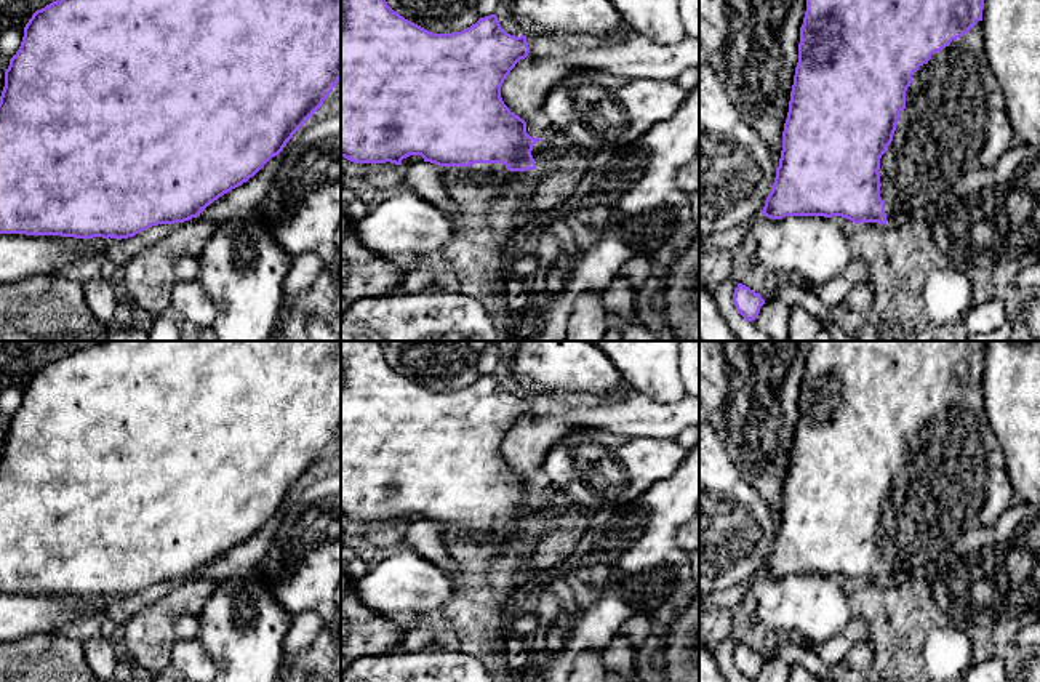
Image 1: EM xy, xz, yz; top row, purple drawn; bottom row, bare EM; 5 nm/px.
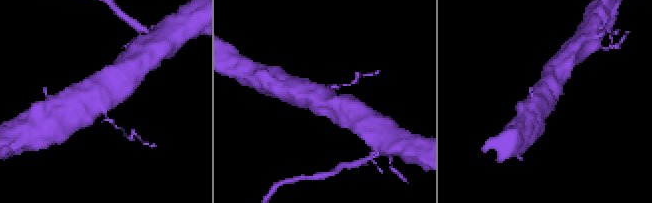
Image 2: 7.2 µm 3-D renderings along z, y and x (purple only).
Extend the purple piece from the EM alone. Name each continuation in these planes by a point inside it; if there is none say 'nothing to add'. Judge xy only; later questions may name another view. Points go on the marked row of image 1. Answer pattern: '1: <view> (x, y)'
nothing to add

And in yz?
1: yz (956, 120)

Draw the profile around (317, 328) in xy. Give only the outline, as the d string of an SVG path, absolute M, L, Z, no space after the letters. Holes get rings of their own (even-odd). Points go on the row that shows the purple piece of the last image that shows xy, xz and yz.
M309 314L304 328L307 341L341 341L341 335L331 330L323 315Z

